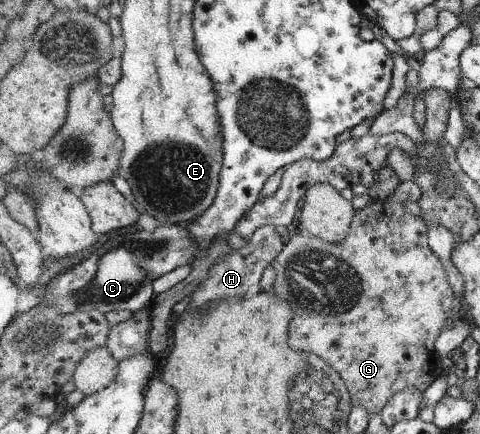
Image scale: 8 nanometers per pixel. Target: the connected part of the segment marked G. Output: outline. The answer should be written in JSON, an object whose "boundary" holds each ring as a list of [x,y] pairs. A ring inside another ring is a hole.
{"boundary":[[[375,200],[370,206],[357,210],[352,221],[352,229],[349,230],[348,237],[342,242],[329,243],[320,237],[311,236],[306,232],[297,233],[284,245],[284,249],[280,251],[280,255],[276,261],[272,262],[275,273],[277,273],[277,266],[287,266],[286,275],[289,281],[287,289],[295,297],[295,325],[299,325],[299,327],[293,327],[293,333],[289,332],[291,347],[294,350],[311,352],[318,355],[334,370],[337,370],[350,393],[352,407],[364,407],[371,416],[375,413],[379,414],[394,393],[403,391],[408,387],[416,387],[424,392],[433,383],[435,373],[439,371],[437,369],[439,367],[437,361],[433,363],[436,350],[436,347],[433,347],[433,343],[436,343],[436,339],[443,333],[445,321],[449,317],[452,317],[451,313],[453,313],[453,299],[455,299],[455,295],[449,284],[449,280],[447,280],[447,272],[445,272],[441,261],[427,244],[428,227],[429,223],[421,216],[407,212],[403,203],[390,202],[389,200]]]}

